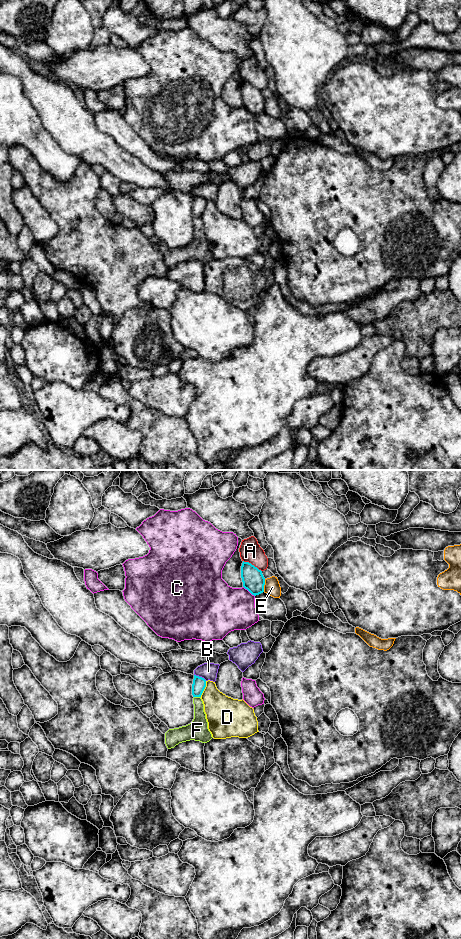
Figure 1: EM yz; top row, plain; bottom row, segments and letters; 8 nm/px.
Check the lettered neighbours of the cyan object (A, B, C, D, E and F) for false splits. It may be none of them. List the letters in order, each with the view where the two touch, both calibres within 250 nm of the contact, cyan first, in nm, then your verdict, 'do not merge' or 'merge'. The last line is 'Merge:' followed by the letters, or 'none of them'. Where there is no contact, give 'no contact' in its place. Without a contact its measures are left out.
A: meets cyan in yz; 180 nm thick on the cyan side, 180 nm on the other; do not merge
B: meets cyan in yz; 110 nm thick on the cyan side, 140 nm on the other; do not merge
C: meets cyan in yz; 180 nm thick on the cyan side, 360 nm on the other; do not merge
D: meets cyan in yz; 110 nm thick on the cyan side, 280 nm on the other; do not merge
E: meets cyan in yz; 180 nm thick on the cyan side, 130 nm on the other; do not merge
F: meets cyan in yz; 110 nm thick on the cyan side, 150 nm on the other; do not merge
Merge: none of them

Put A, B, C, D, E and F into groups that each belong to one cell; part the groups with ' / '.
A / B / C / D / E / F

